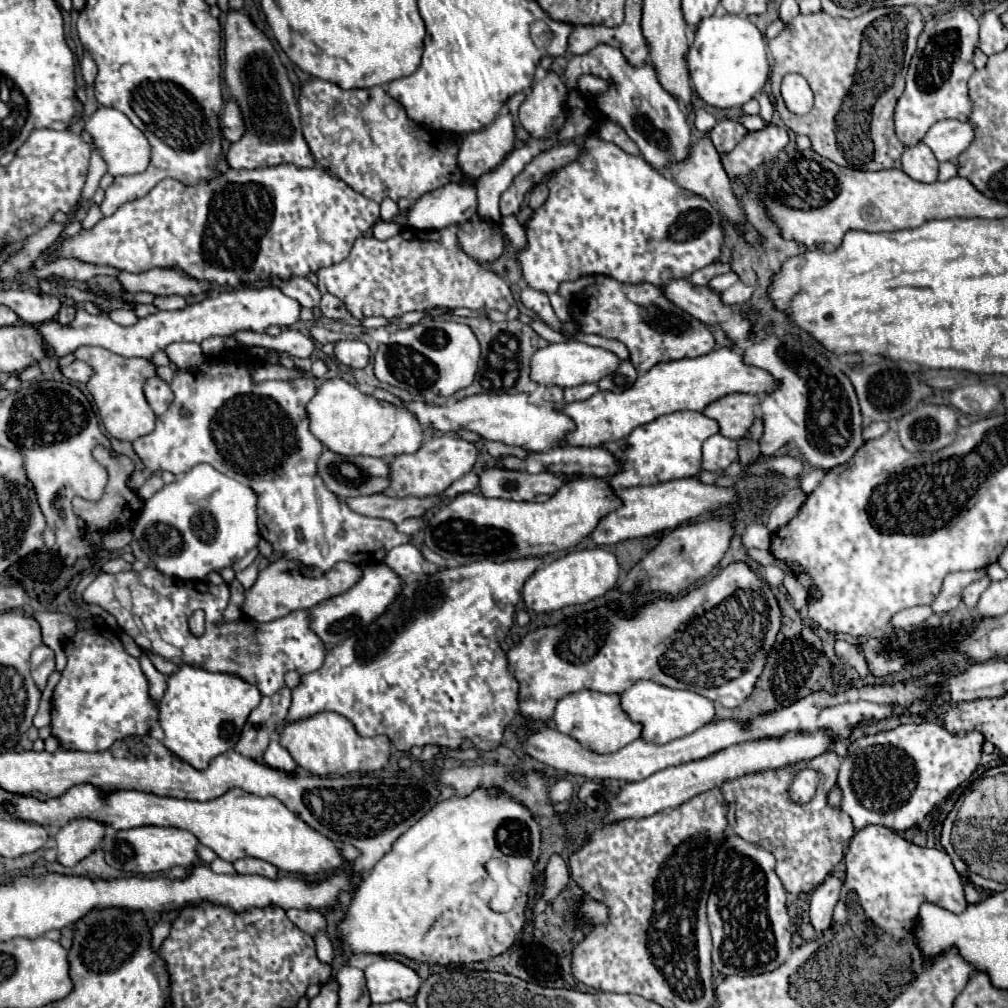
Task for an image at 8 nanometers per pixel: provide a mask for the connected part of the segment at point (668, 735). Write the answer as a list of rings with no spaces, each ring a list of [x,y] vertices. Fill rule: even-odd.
[[[637,681],[631,689],[623,691],[621,709],[627,713],[627,717],[631,717],[631,721],[643,725],[641,739],[651,741],[655,745],[663,745],[673,739],[685,737],[687,733],[693,733],[695,729],[703,727],[715,717],[715,707],[705,697],[685,689],[671,689],[655,681]]]

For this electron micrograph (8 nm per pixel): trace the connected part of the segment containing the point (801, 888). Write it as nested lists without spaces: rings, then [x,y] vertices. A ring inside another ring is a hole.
[[[827,751],[795,767],[753,773],[721,785],[723,797],[729,805],[727,819],[731,831],[741,839],[773,853],[777,861],[775,873],[789,893],[815,891],[831,875],[833,867],[843,859],[849,841],[855,835],[851,817],[847,817],[847,813],[843,813],[839,807],[831,807],[827,803],[827,795],[837,781],[839,765],[841,757],[837,757],[833,751]],[[799,769],[815,769],[819,773],[815,797],[807,805],[795,805],[795,801],[789,799],[791,781]]]

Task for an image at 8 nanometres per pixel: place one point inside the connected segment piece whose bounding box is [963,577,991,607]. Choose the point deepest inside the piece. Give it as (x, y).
(971, 595)

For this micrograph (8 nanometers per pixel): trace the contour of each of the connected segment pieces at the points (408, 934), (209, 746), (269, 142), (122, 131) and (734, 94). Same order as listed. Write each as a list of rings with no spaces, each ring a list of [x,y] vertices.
[[[477,789],[467,797],[453,797],[433,805],[429,813],[393,843],[391,851],[385,853],[355,887],[345,917],[337,925],[343,955],[403,955],[429,965],[467,965],[505,953],[523,929],[525,907],[521,905],[509,913],[495,913],[489,901],[481,899],[473,889],[487,877],[485,863],[491,857],[513,859],[515,863],[523,859],[525,881],[531,885],[531,873],[539,857],[539,839],[541,833],[533,815],[497,789]]]
[[[183,665],[169,677],[167,691],[159,701],[159,723],[165,731],[163,745],[195,769],[203,771],[209,767],[211,759],[237,745],[245,721],[259,701],[259,689],[235,675]]]
[[[229,11],[225,21],[225,83],[239,103],[245,119],[245,135],[227,149],[227,163],[233,169],[259,169],[293,163],[313,167],[313,157],[301,133],[299,107],[287,71],[271,41],[241,11]]]
[[[99,107],[91,117],[85,119],[85,131],[93,137],[95,149],[105,159],[109,173],[113,177],[143,173],[147,169],[149,159],[151,159],[149,141],[121,111],[111,109],[111,107]]]
[[[739,15],[703,19],[687,53],[687,67],[699,97],[707,105],[721,109],[745,105],[749,99],[763,91],[769,79],[765,39],[749,19]]]

